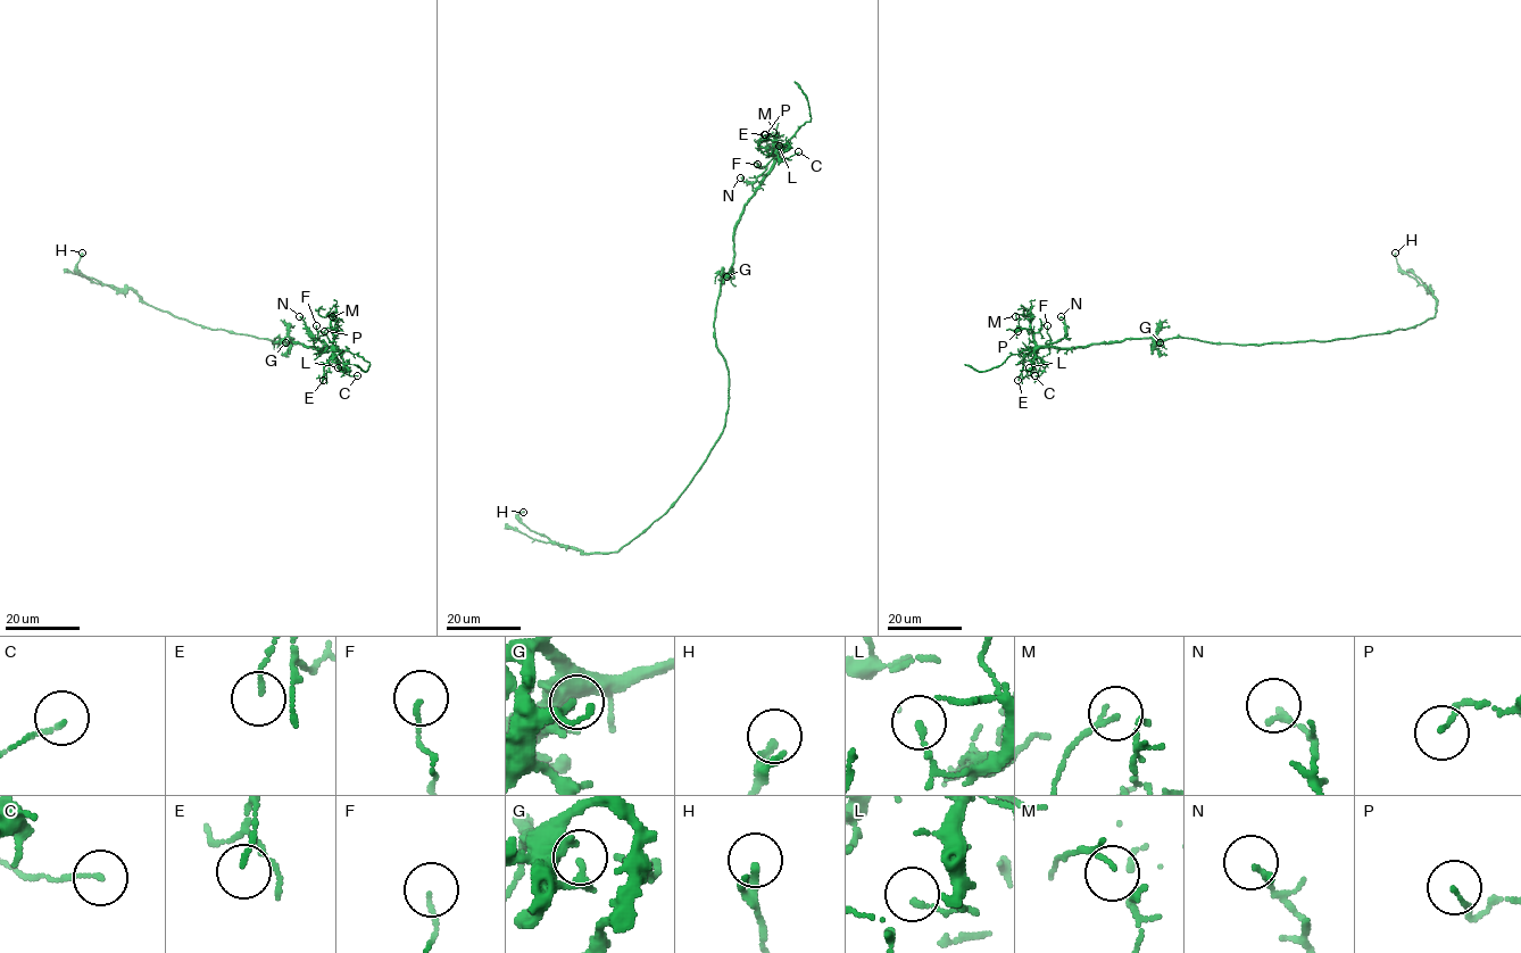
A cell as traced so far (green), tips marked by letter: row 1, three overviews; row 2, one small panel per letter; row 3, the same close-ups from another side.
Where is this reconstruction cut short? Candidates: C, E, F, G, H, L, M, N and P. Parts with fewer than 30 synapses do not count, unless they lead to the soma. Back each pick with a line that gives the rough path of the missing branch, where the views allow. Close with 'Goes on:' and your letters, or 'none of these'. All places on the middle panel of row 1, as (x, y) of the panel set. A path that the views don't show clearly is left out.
Goes on: none of these

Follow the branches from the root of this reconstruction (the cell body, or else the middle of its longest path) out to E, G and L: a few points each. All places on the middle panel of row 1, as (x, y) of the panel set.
E: (728, 386), (715, 308), (733, 262), (736, 223), (773, 163), (776, 146), (764, 134)
G: (728, 386), (728, 369), (714, 331), (721, 276), (726, 276)
L: (728, 386), (714, 331), (721, 278), (733, 262), (744, 205), (784, 150), (779, 146)

